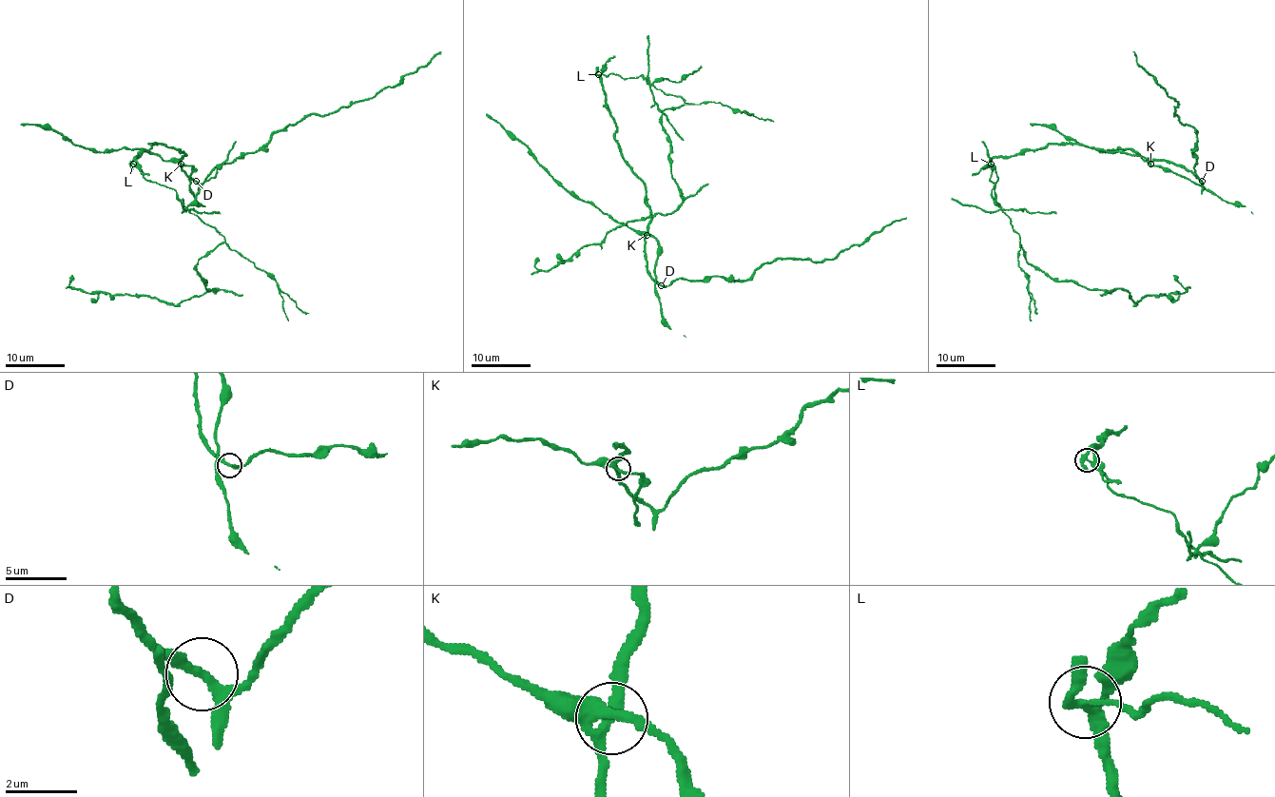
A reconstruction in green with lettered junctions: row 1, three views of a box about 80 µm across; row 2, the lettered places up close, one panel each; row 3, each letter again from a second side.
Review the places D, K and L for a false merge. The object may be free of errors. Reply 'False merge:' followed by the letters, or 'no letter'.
False merge: L

